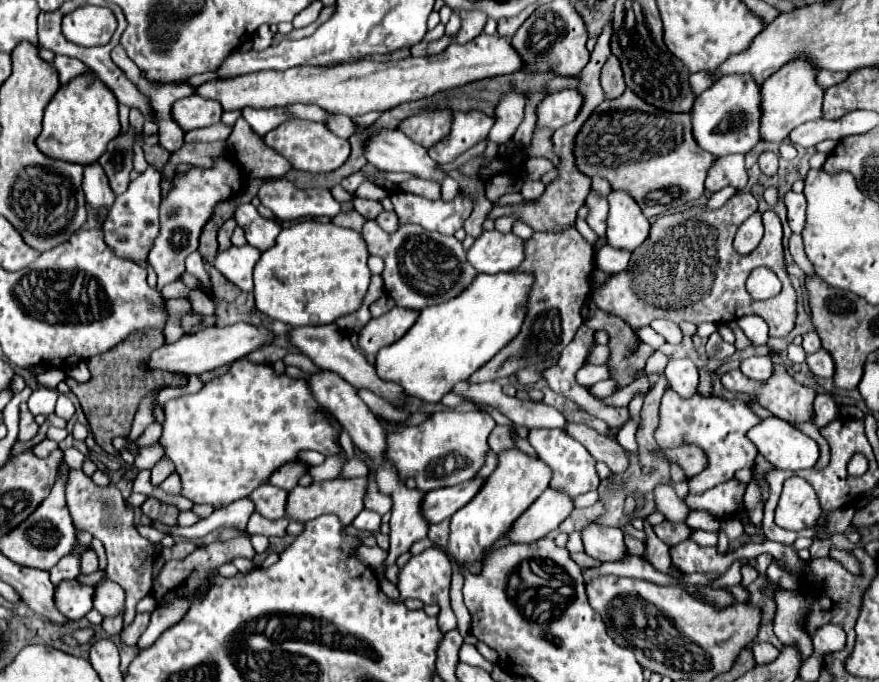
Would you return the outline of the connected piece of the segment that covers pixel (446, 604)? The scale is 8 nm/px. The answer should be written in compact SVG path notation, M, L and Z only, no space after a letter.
M430 547L426 551L422 551L420 555L412 555L408 565L402 567L400 575L398 575L398 591L400 591L402 599L414 597L426 605L438 605L440 607L440 613L438 613L440 631L450 631L456 627L456 615L450 607L450 597L448 597L450 575L452 575L452 565L450 565L448 557L436 547Z

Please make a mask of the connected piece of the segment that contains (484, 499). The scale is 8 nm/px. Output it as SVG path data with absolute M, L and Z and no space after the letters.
M520 449L502 451L498 455L496 471L486 477L478 495L474 495L466 507L452 515L450 543L446 545L448 555L462 567L470 565L472 571L480 571L484 549L492 547L492 543L498 541L512 527L512 523L550 487L550 479L550 467L542 459L530 457Z

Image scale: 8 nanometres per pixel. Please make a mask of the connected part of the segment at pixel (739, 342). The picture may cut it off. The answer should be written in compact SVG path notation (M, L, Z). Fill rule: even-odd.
M728 323L732 329L734 329L734 335L736 335L736 341L734 341L734 345L736 345L736 349L738 351L744 351L744 349L748 349L748 347L752 347L754 343L742 333L742 329L736 325L736 323Z

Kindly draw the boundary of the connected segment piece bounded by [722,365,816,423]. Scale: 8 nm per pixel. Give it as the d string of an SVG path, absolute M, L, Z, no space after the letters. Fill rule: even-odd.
M776 365L776 371L772 373L772 377L768 381L752 381L752 379L746 379L742 375L740 369L734 369L734 371L728 371L722 375L722 385L728 389L728 391L736 391L736 393L744 393L744 395L750 395L754 397L764 409L768 409L772 415L788 421L788 423L804 423L804 421L810 421L812 417L812 401L816 397L816 391L808 385L802 385L798 383L788 371L784 365Z

